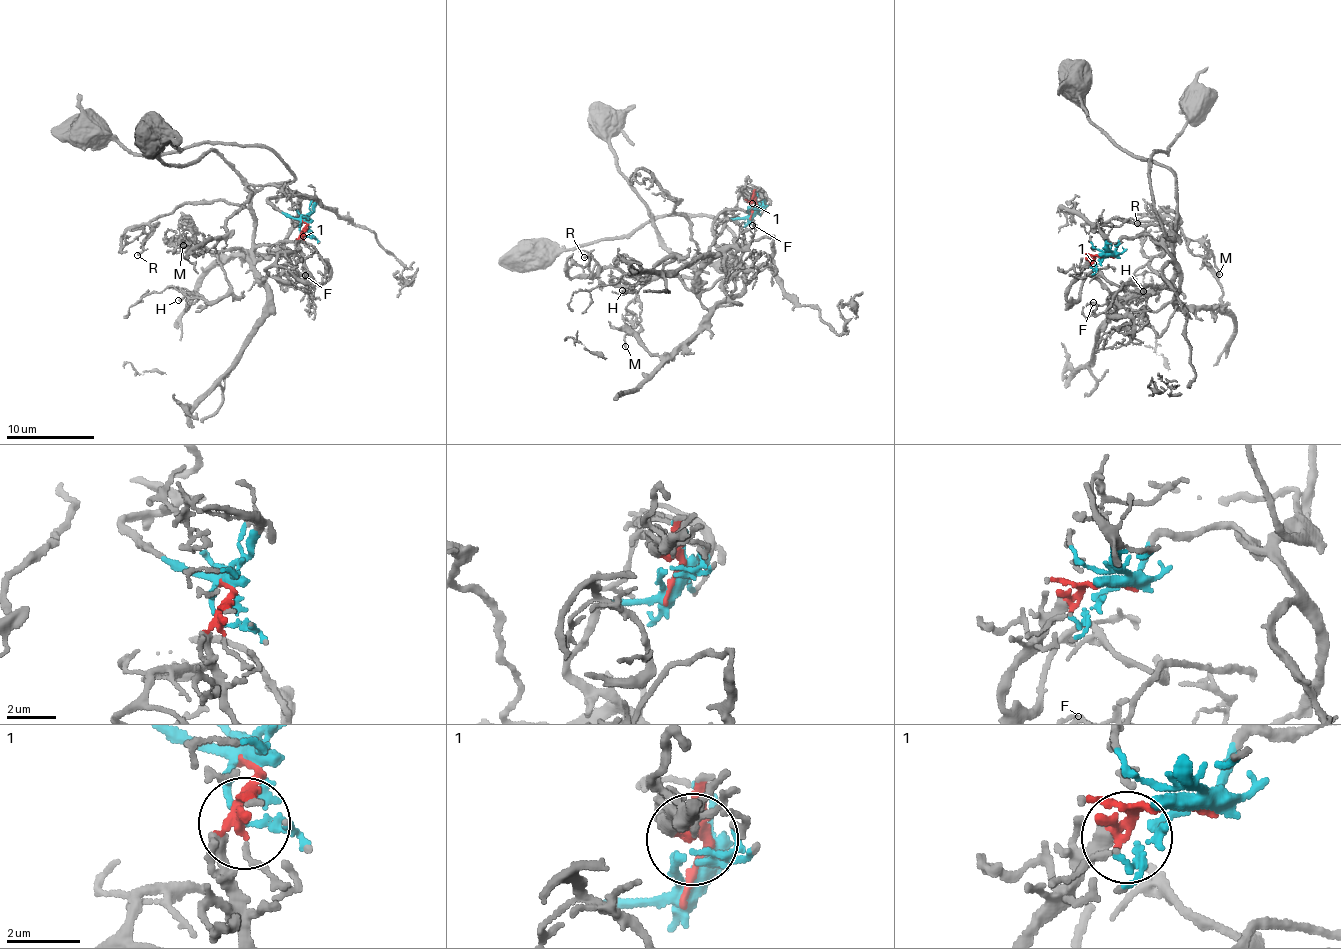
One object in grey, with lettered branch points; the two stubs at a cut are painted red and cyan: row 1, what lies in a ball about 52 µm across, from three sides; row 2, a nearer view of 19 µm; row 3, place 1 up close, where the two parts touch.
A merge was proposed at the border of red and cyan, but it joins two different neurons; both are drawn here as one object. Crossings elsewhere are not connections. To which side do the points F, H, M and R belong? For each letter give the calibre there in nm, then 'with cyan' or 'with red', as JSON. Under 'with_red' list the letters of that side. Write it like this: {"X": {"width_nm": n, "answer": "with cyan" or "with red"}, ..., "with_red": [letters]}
{"F": {"width_nm": 200, "answer": "with cyan"}, "H": {"width_nm": 190, "answer": "with red"}, "M": {"width_nm": 140, "answer": "with cyan"}, "R": {"width_nm": 110, "answer": "with red"}, "with_red": ["H", "R"]}

